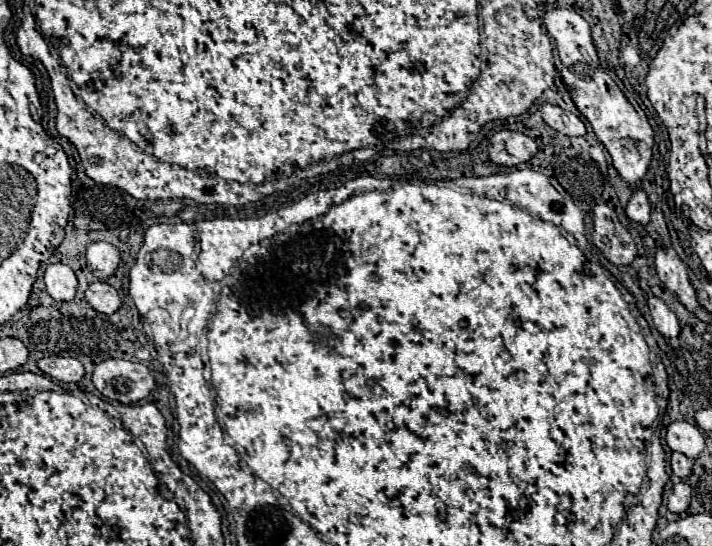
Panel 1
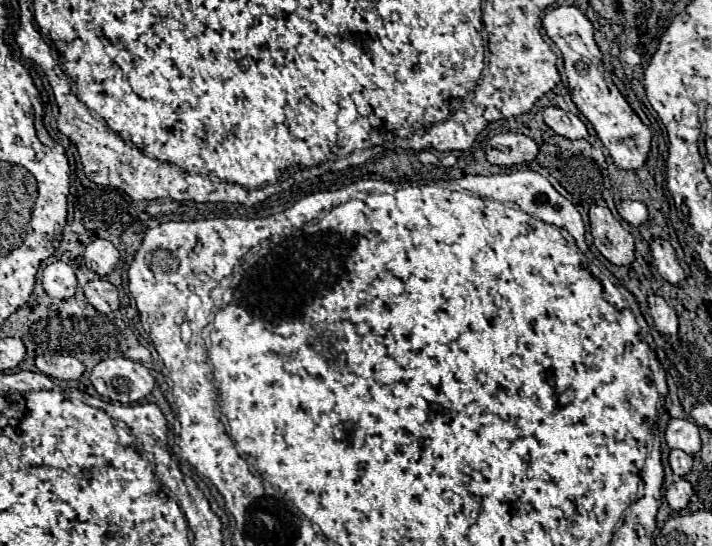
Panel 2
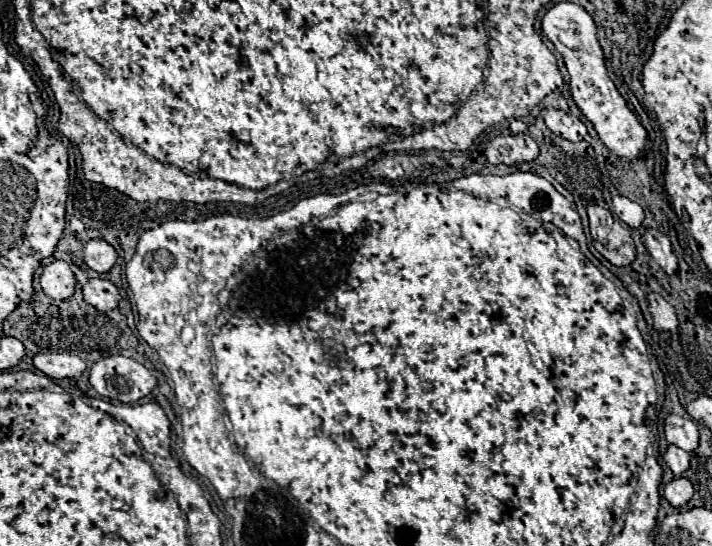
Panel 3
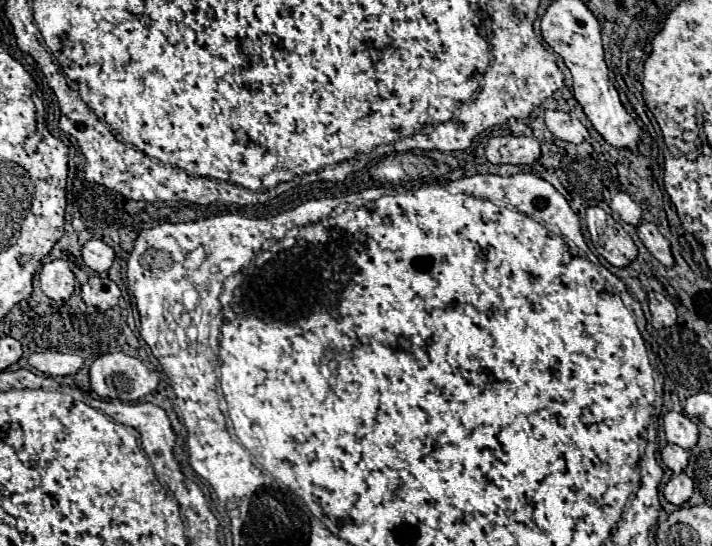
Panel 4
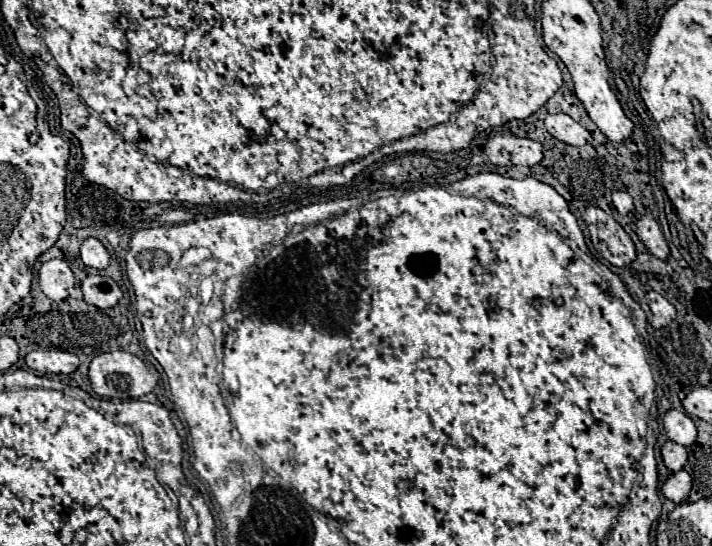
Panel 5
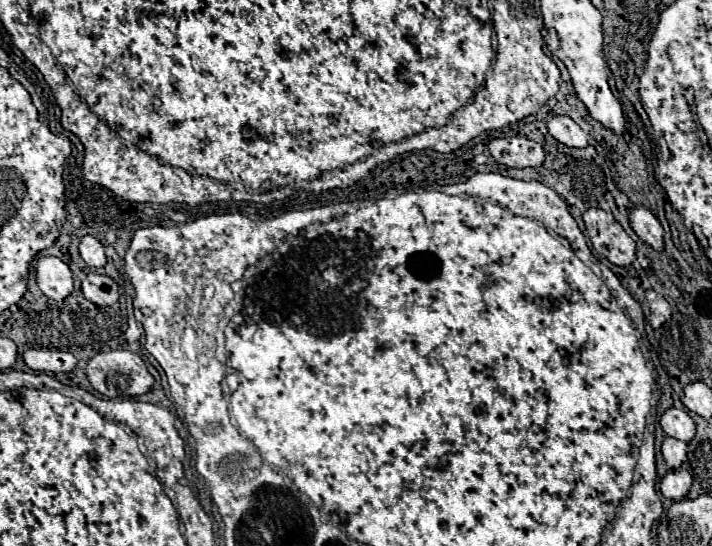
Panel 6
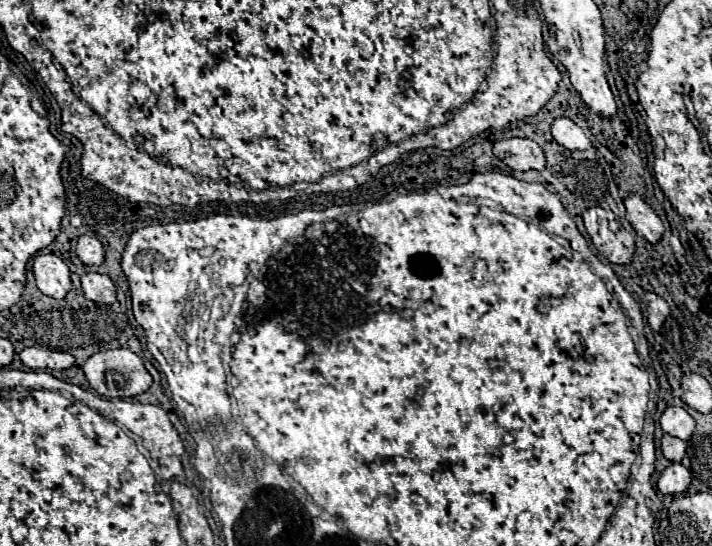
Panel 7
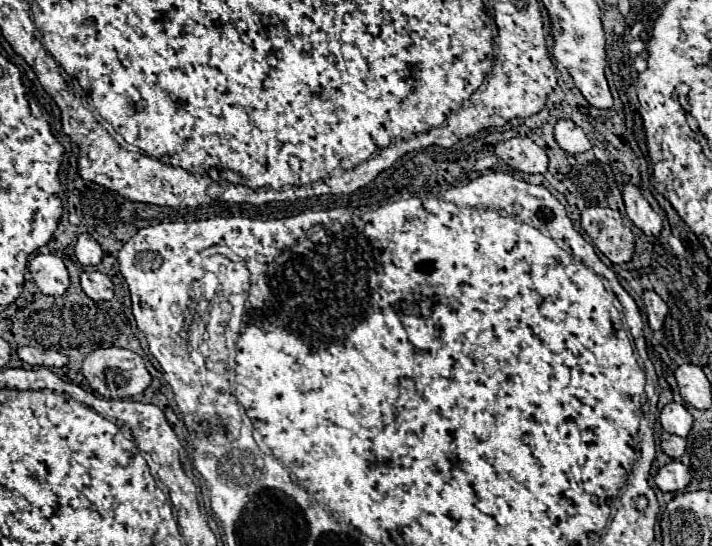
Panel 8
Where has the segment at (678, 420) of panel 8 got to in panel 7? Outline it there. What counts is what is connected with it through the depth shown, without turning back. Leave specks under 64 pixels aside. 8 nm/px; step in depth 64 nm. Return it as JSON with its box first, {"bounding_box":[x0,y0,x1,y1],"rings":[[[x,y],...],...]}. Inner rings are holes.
{"bounding_box":[660,406,694,440],"rings":[[[668,406],[660,416],[660,426],[666,434],[688,440],[694,432],[694,418],[680,406]]]}

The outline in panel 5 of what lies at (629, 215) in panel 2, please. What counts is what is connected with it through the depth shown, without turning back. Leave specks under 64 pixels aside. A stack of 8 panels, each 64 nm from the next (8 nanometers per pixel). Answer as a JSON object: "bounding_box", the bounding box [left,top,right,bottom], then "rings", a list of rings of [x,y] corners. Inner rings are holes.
{"bounding_box":[612,191,635,215],"rings":[[[614,191],[612,193],[612,205],[617,212],[620,212],[620,214],[633,215],[635,213],[633,199],[626,191]]]}

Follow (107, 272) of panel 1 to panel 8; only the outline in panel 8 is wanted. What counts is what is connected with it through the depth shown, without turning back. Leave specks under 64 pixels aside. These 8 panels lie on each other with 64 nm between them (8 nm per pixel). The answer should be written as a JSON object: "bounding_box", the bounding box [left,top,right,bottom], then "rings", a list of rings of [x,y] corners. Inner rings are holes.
{"bounding_box":[74,234,102,266],"rings":[[[90,234],[78,236],[78,242],[76,242],[74,250],[76,250],[78,262],[84,264],[84,266],[96,266],[102,260],[102,248]]]}

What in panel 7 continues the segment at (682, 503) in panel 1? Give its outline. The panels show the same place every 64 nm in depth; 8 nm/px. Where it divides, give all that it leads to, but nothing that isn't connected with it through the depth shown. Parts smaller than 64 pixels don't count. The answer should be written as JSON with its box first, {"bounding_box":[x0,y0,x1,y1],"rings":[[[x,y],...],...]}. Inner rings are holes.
{"bounding_box":[656,464,692,494],"rings":[[[670,464],[668,468],[662,470],[656,486],[662,494],[684,494],[690,486],[692,474],[688,468],[684,468],[682,464]]]}

